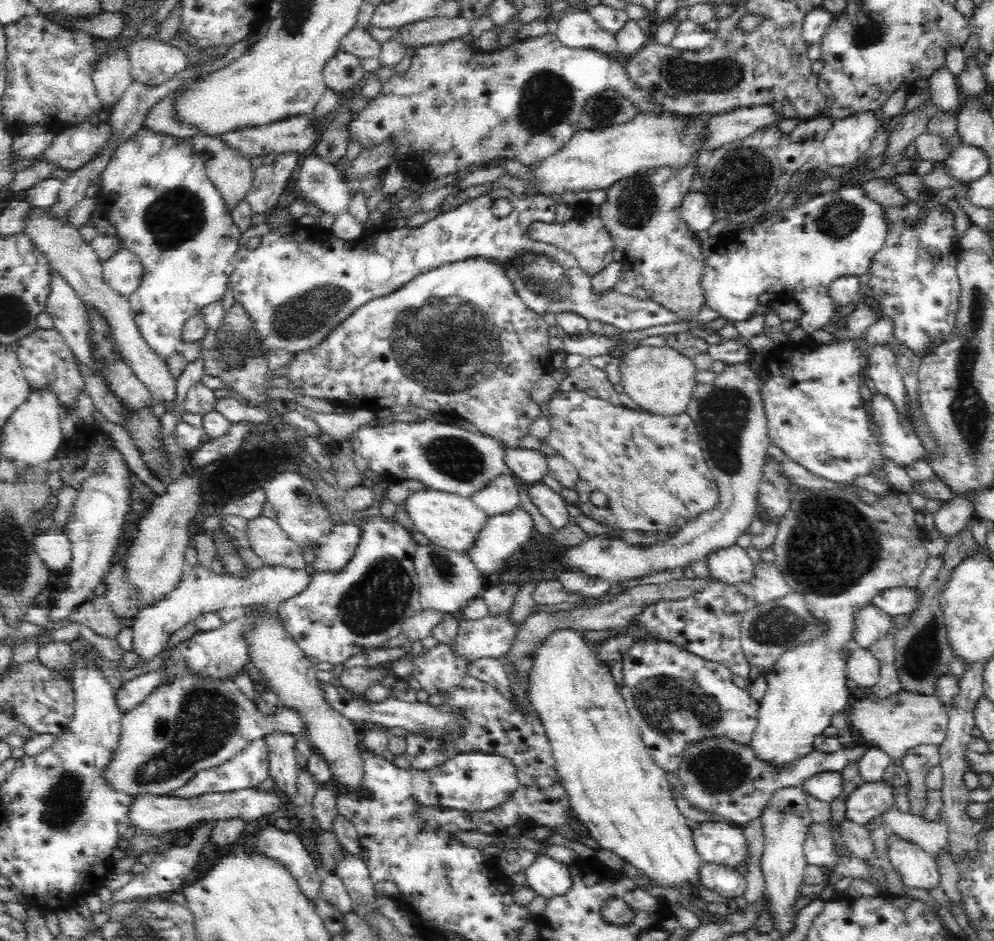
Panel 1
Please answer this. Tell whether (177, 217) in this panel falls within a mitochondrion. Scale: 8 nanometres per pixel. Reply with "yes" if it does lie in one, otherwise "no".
yes

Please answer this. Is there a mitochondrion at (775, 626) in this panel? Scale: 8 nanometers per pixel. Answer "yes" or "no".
yes

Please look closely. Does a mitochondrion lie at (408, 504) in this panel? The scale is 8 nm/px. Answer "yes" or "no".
no

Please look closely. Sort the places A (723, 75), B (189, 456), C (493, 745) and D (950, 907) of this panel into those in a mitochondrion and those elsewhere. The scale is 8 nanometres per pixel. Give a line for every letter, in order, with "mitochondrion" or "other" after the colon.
A: mitochondrion
B: other
C: other
D: other

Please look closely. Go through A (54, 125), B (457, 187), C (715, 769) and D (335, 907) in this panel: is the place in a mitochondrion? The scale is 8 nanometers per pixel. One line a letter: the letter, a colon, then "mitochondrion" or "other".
A: other
B: other
C: mitochondrion
D: other

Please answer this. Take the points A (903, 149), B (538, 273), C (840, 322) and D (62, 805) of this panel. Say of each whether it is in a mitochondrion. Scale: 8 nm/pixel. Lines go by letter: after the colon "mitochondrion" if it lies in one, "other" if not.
A: other
B: mitochondrion
C: other
D: mitochondrion

